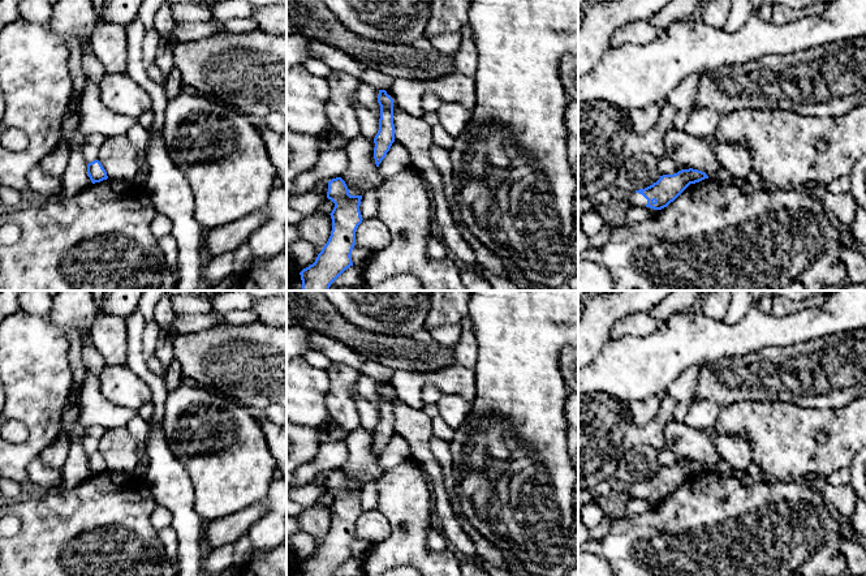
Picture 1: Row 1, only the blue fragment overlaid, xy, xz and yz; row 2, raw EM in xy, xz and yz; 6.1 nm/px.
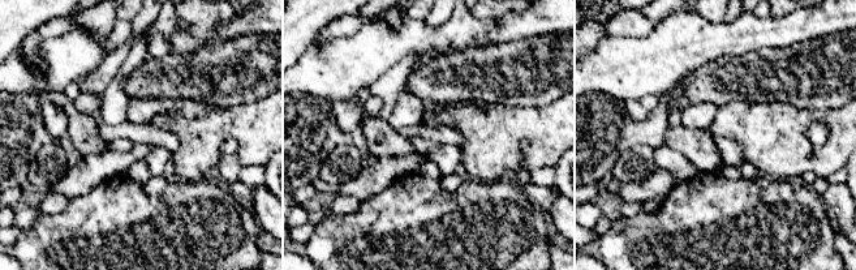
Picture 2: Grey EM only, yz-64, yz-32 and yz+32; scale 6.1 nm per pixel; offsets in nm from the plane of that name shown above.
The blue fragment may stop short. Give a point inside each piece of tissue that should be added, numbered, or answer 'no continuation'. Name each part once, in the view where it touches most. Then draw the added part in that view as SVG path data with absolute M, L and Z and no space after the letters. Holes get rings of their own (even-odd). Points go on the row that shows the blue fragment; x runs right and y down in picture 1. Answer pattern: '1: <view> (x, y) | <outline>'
1: yz (634, 198) | M629 193L628 198L624 202L626 207L642 206L646 207L647 199L639 193Z

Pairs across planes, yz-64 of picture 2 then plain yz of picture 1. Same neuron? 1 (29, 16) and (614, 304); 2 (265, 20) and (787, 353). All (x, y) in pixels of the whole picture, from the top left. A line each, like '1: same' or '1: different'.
1: same
2: different

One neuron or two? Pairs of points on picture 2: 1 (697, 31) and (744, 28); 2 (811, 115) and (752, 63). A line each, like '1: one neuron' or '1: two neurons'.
1: one neuron
2: two neurons

